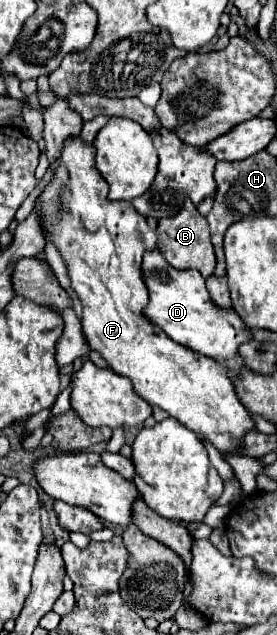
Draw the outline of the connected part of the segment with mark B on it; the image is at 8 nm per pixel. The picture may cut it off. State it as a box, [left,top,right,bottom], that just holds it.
[157,198,215,277]

